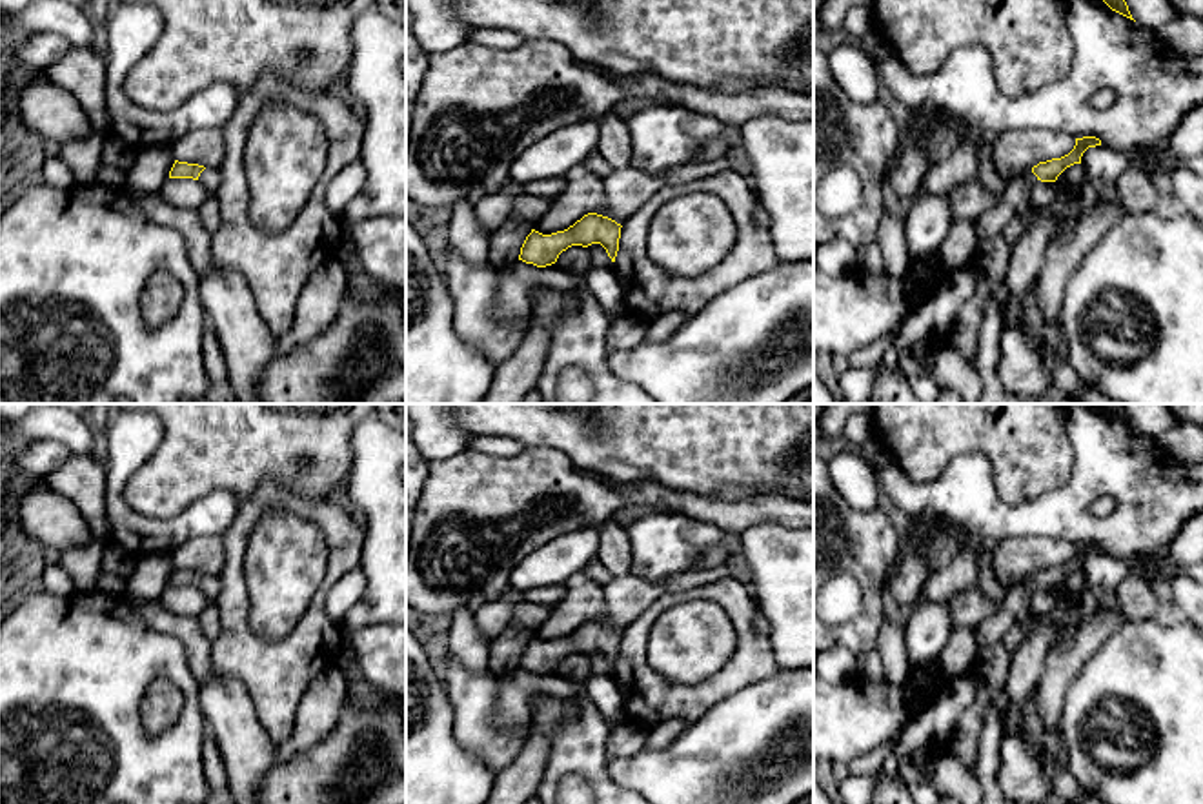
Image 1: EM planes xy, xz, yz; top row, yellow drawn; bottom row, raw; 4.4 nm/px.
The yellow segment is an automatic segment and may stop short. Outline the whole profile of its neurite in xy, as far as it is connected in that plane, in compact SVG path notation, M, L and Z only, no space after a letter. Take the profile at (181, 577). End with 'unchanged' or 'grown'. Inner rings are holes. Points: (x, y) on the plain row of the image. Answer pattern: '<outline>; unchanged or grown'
M175 568L169 586L193 586L198 588L207 604L215 604L218 593L220 593L220 580L218 577L204 575L198 571L187 571L187 569L178 569Z; grown

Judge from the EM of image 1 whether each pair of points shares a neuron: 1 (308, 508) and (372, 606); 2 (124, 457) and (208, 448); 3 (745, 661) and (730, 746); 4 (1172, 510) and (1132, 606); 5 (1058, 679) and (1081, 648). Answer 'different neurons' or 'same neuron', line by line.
1: different neurons
2: different neurons
3: different neurons
4: different neurons
5: same neuron

